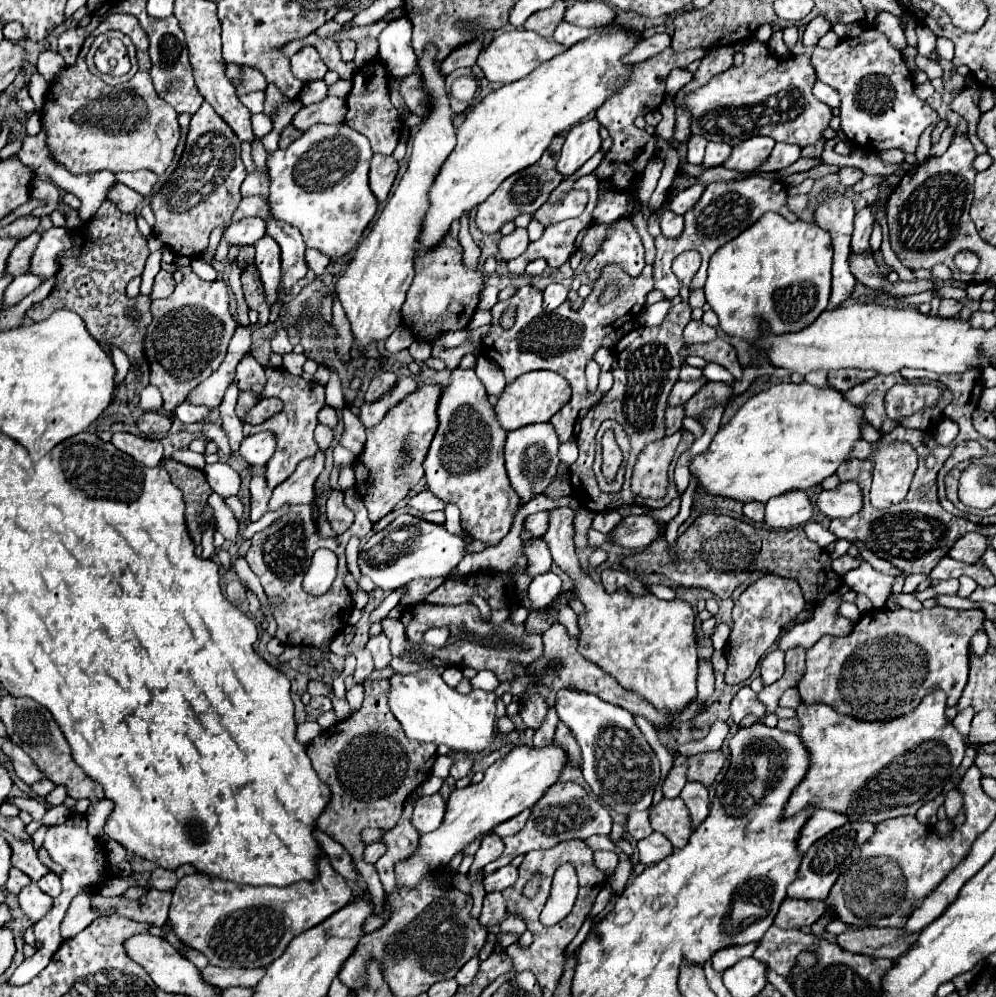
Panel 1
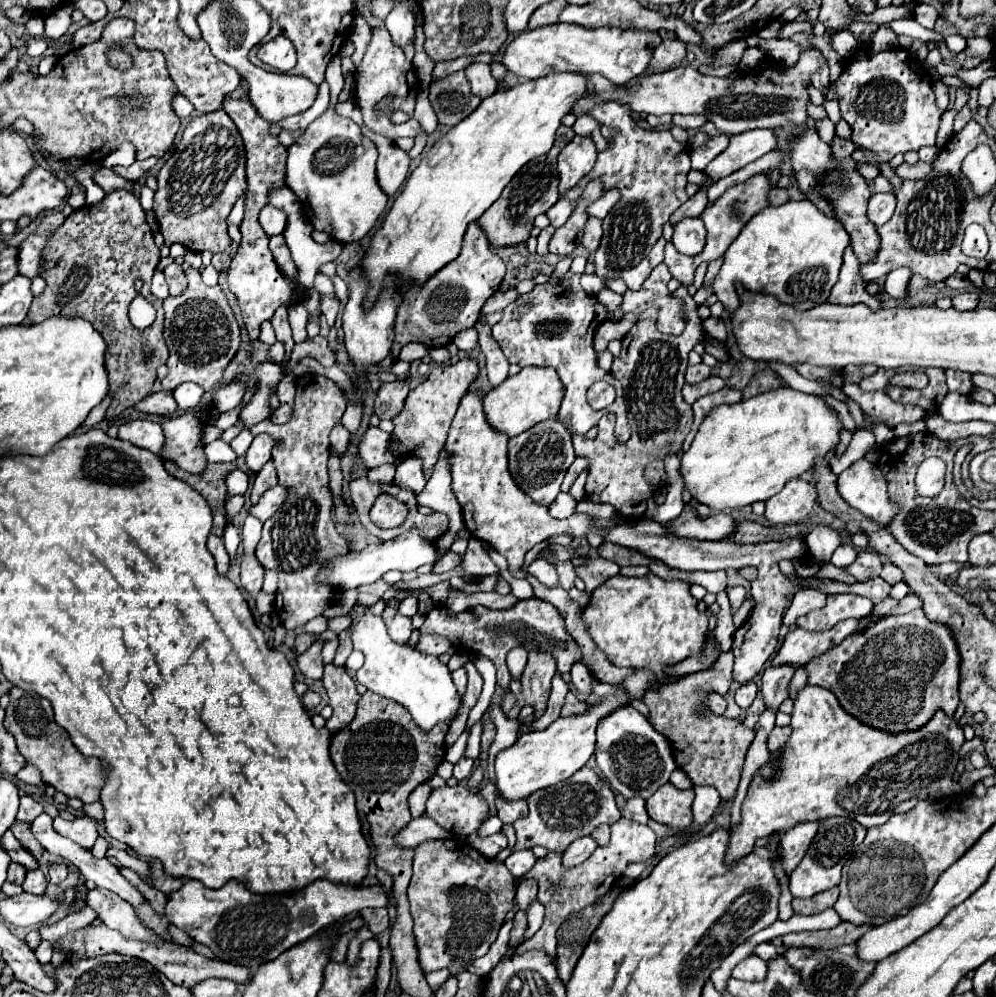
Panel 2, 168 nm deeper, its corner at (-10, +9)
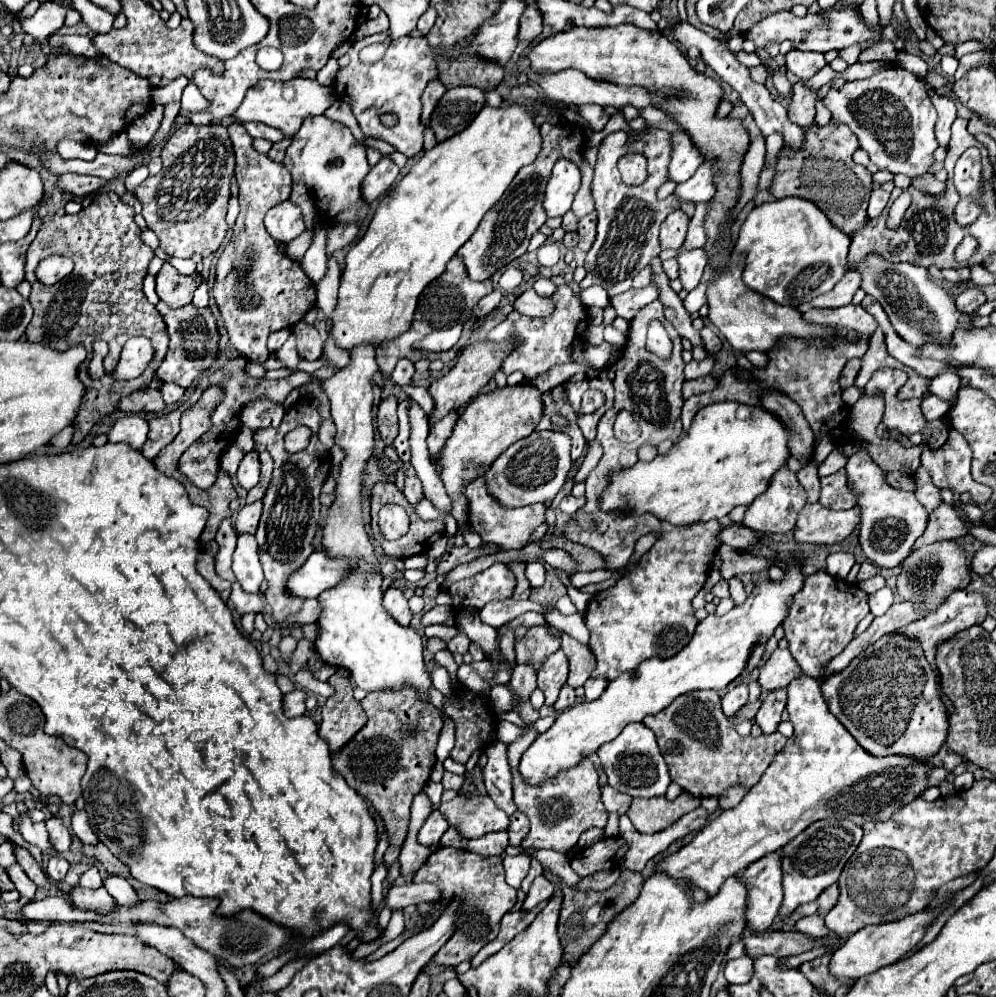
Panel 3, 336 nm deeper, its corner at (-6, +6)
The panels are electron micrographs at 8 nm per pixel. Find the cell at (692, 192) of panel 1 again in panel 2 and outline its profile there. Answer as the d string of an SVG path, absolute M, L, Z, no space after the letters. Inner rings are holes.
M700 189L694 197L690 197L680 209L676 209L676 211L672 213L670 223L672 223L672 227L674 227L678 221L682 221L682 219L686 219L686 217L700 217L700 213L702 213L704 209L706 209L706 191Z

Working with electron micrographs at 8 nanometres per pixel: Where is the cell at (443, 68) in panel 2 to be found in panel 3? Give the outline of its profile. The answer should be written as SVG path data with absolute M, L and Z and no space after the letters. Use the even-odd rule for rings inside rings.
M436 78L436 80L430 80L430 84L426 86L424 94L422 94L422 124L428 124L430 120L430 114L432 114L432 108L436 104L436 100L440 100L440 96L446 92L444 84Z

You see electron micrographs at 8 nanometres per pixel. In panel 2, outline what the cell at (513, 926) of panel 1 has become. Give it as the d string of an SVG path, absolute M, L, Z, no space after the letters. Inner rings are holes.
M522 881L518 885L518 891L516 891L518 907L524 911L532 899L536 899L536 881Z

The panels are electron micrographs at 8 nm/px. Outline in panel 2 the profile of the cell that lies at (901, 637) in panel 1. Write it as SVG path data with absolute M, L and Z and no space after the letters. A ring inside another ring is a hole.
M914 609L906 615L886 617L866 631L846 637L822 657L812 659L806 669L808 685L832 691L844 711L858 717L860 723L904 733L924 727L936 711L954 717L960 703L958 665L960 653L950 629L928 621L922 609Z

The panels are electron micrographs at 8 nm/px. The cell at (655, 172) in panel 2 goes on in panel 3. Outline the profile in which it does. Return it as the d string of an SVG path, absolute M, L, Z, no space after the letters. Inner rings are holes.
M650 128L650 132L640 138L638 142L626 146L626 134L624 132L612 132L608 134L600 148L598 148L598 160L594 166L594 180L592 180L592 198L596 202L598 212L598 236L594 242L594 248L588 250L584 268L586 278L580 282L580 288L588 288L592 284L602 286L608 296L622 294L630 288L634 276L654 258L662 252L658 230L664 218L674 212L674 208L680 208L678 196L668 196L666 200L660 200L656 196L658 188L668 182L668 164L672 158L672 134L660 128ZM626 152L638 152L648 162L648 178L640 186L628 186L620 178L618 160Z

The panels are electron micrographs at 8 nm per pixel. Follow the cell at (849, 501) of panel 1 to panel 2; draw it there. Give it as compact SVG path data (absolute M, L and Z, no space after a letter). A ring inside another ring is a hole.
M866 459L856 461L838 475L838 493L848 505L864 513L864 517L882 525L882 529L900 513L900 507L890 501L884 473Z

